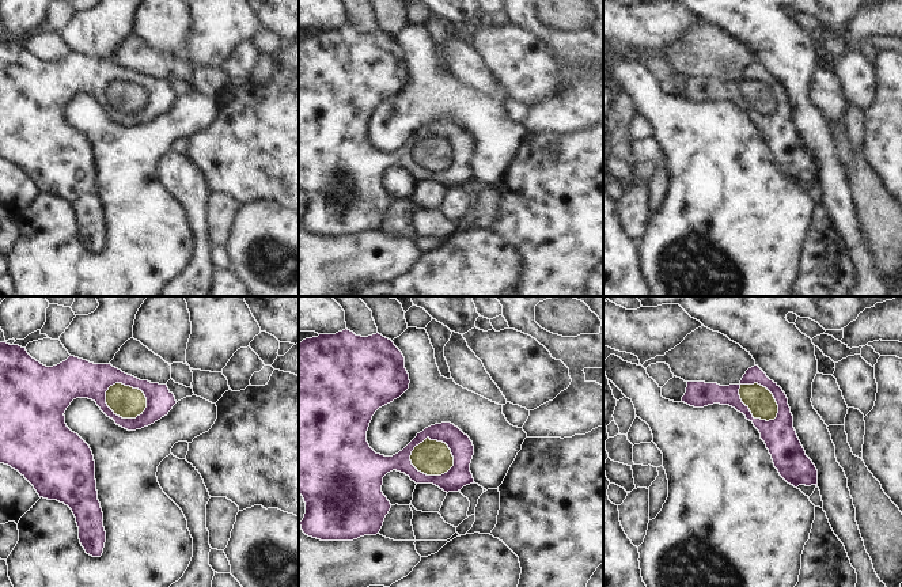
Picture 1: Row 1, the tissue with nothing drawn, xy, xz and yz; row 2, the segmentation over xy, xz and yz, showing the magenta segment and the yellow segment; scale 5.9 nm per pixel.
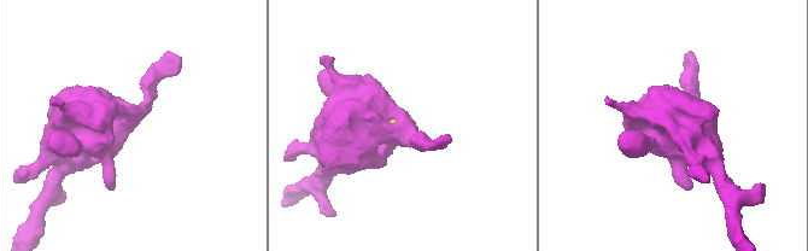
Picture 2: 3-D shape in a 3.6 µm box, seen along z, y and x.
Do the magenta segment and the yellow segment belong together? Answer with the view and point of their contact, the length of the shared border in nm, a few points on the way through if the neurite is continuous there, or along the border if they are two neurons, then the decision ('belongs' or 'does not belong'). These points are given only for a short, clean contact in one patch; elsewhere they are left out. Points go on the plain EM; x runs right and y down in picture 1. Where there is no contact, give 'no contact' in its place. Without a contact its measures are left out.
contact xz (429, 171); length 280 nm; way xz (462, 144), (446, 167), (429, 171), (431, 152); belongs

